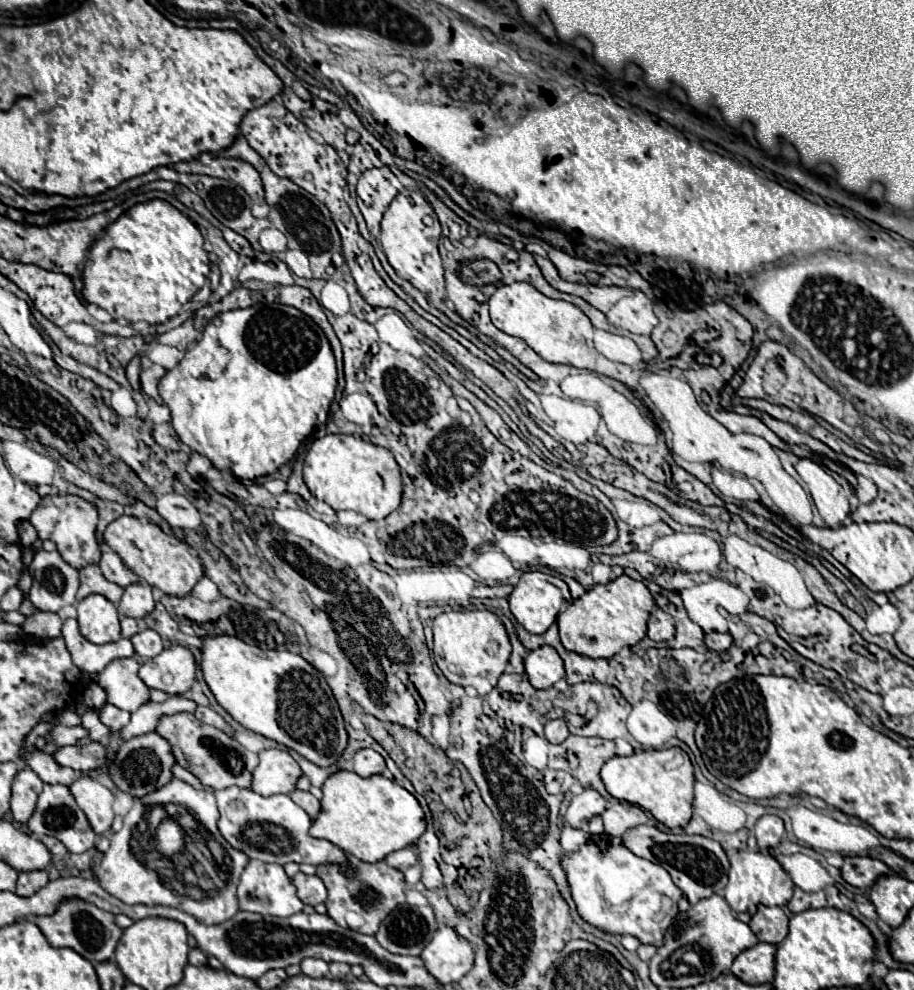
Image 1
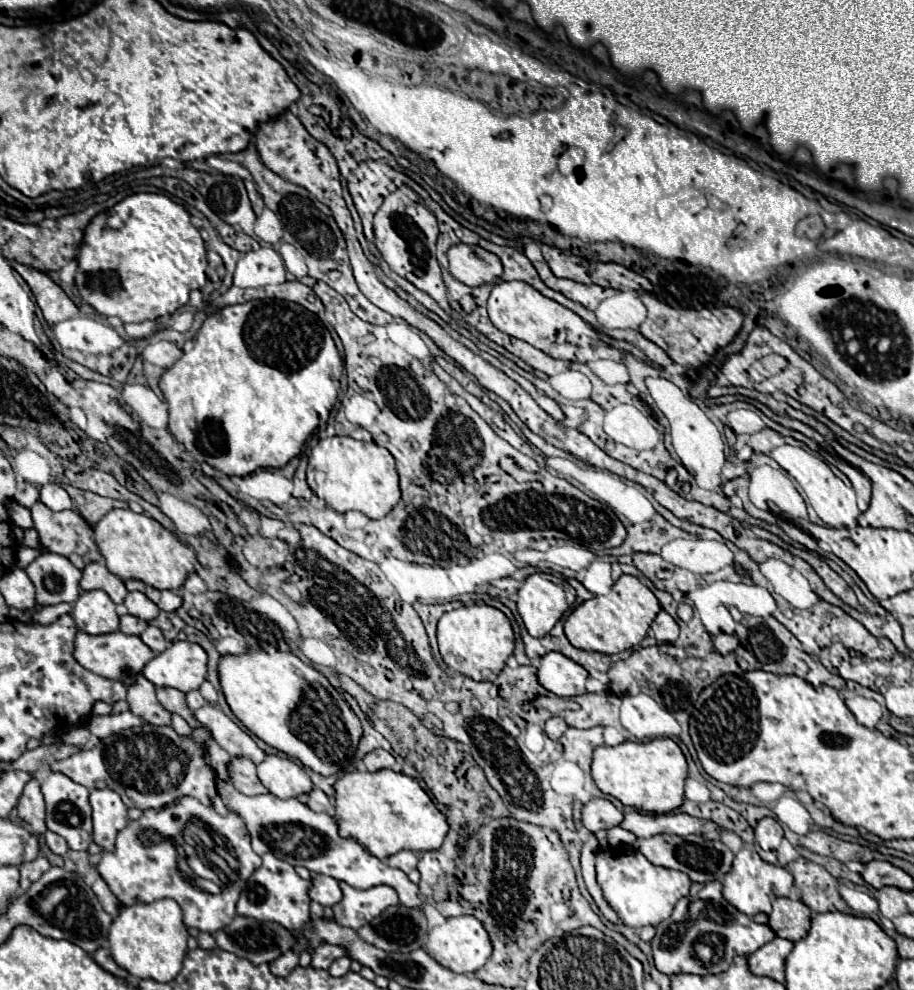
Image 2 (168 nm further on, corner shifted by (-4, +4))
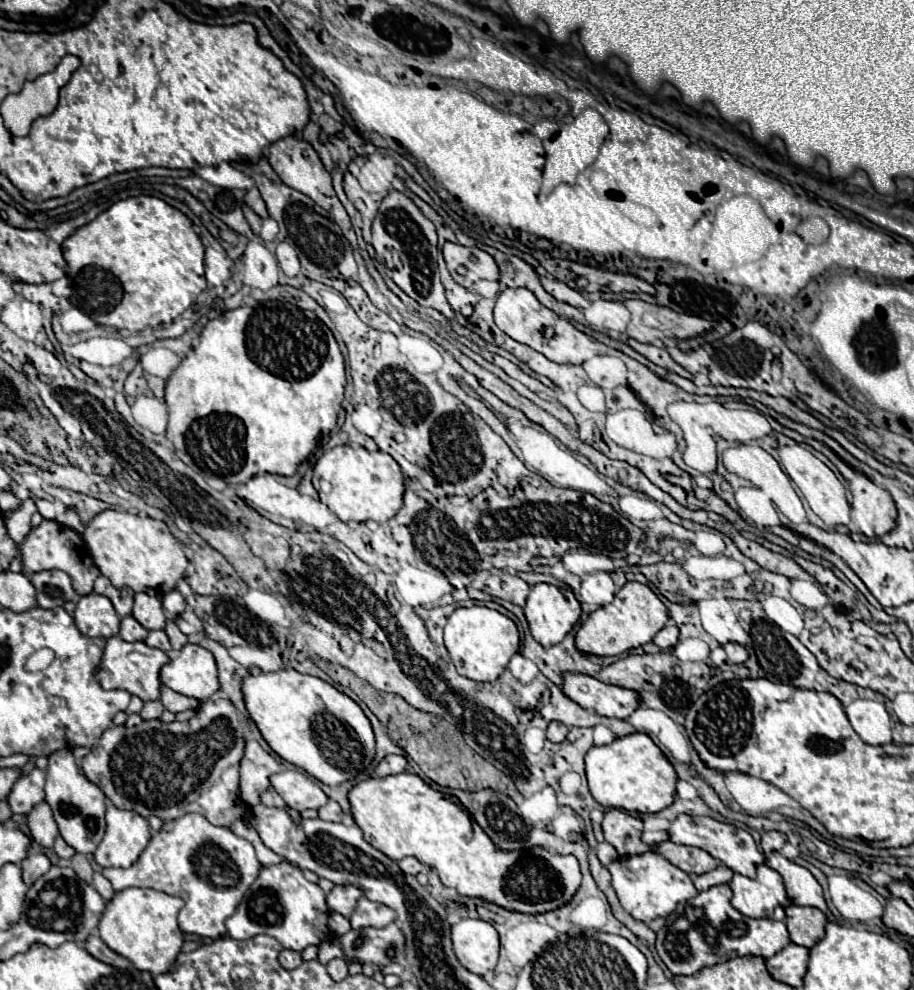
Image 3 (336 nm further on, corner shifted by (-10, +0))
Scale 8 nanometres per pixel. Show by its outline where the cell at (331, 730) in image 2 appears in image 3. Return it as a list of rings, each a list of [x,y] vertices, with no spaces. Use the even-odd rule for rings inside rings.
[[[283,668],[277,672],[261,672],[257,676],[247,674],[243,678],[241,690],[245,698],[245,708],[271,750],[283,760],[295,764],[297,768],[307,770],[307,774],[315,776],[319,782],[327,786],[337,786],[345,780],[355,778],[371,764],[375,756],[375,736],[369,718],[363,714],[357,702],[333,688],[329,682],[309,674],[301,674],[293,668]]]

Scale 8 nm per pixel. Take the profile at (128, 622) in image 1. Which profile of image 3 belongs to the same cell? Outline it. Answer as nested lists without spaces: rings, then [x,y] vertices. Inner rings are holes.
[[[125,616],[121,620],[121,632],[119,632],[119,636],[125,642],[137,642],[137,640],[145,640],[147,638],[147,630],[133,616]]]

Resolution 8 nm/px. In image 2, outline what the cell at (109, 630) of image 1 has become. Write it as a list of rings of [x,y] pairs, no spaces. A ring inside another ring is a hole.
[[[103,590],[83,592],[71,612],[77,628],[87,634],[107,634],[119,630],[119,616],[113,600]]]

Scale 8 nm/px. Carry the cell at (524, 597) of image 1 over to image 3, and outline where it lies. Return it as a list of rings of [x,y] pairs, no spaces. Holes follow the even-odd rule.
[[[535,584],[523,610],[531,636],[541,646],[553,646],[555,642],[561,642],[579,620],[579,612],[571,608],[565,594],[553,584]]]

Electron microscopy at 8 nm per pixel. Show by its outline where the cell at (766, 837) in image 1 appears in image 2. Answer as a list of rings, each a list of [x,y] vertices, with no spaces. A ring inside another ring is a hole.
[[[763,818],[757,826],[755,826],[755,840],[763,850],[775,850],[779,848],[781,840],[783,840],[783,828],[777,820],[773,818]]]

